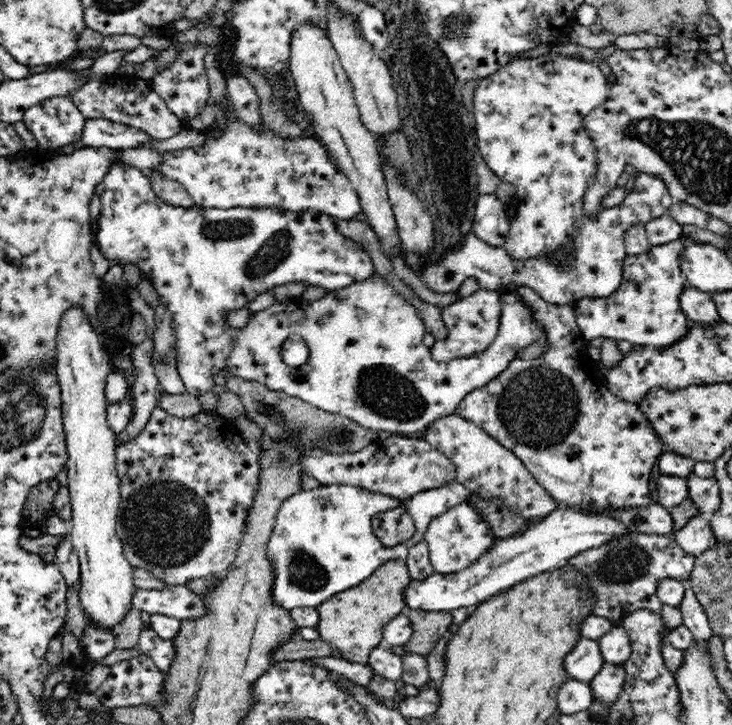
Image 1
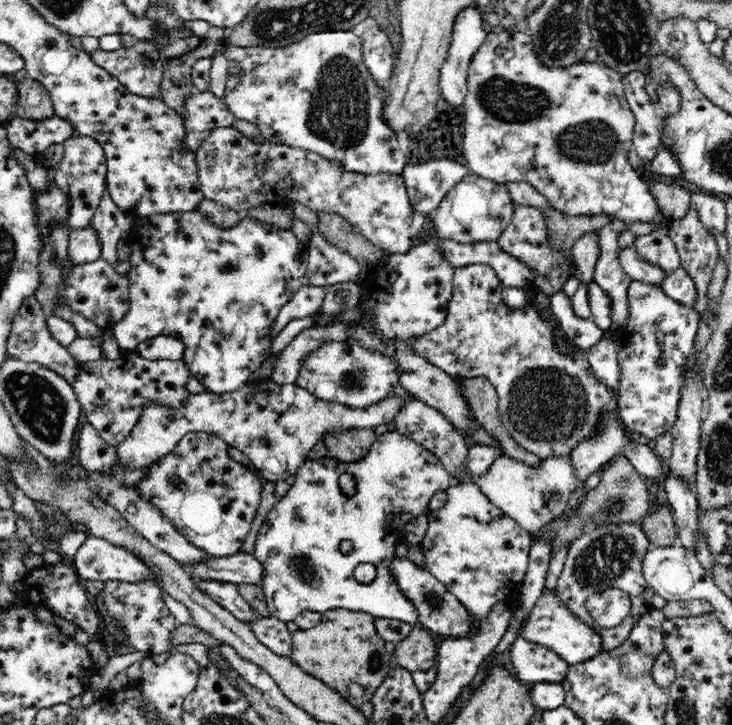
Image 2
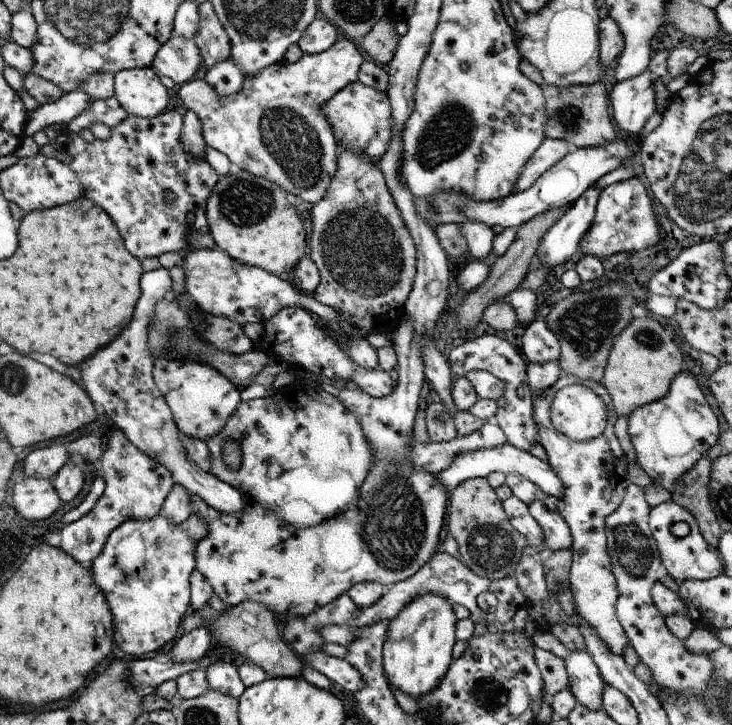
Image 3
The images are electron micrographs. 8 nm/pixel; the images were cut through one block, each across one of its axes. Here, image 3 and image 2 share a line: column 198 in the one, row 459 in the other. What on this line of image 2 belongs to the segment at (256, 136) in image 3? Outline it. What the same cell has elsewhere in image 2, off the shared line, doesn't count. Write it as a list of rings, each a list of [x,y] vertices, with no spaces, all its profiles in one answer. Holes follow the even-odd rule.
[[[84,423],[76,441],[77,456],[88,471],[108,471],[117,458],[116,447],[100,437],[90,423]]]

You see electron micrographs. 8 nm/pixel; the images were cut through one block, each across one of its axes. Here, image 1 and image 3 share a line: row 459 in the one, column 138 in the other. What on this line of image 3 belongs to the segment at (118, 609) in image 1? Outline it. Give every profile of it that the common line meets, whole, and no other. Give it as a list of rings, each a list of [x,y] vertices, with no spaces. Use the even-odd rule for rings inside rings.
[[[152,66],[118,71],[114,76],[114,92],[129,116],[154,118],[168,106],[168,90]]]

